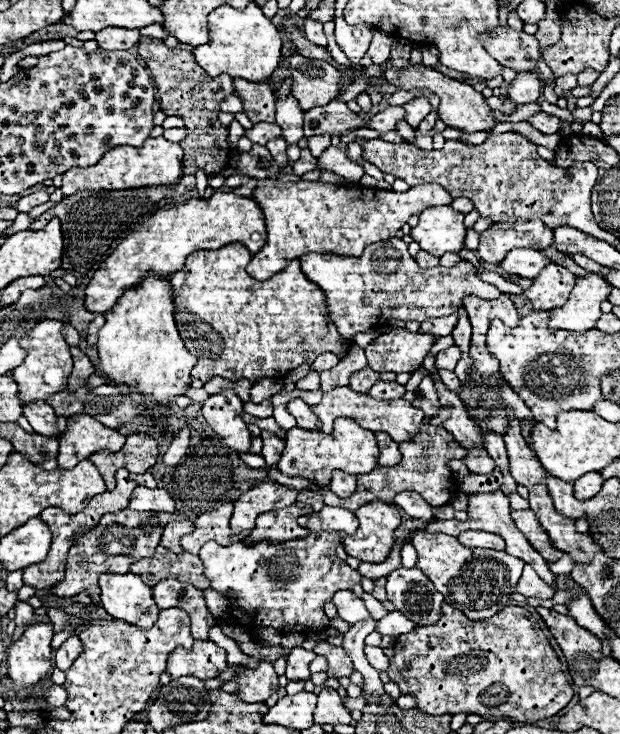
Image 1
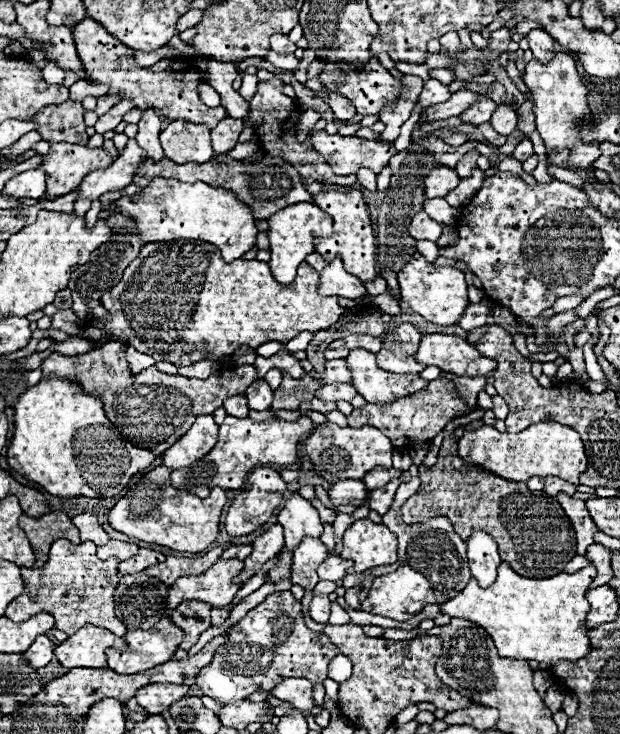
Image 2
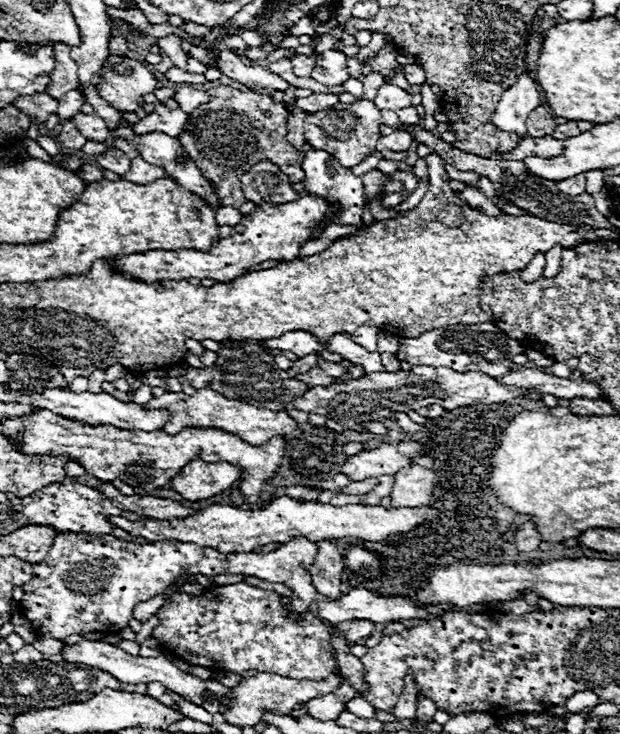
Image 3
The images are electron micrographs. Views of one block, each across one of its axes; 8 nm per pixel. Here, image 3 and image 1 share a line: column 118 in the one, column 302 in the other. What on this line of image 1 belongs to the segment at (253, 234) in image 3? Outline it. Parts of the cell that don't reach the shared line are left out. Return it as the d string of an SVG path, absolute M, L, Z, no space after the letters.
M400 238L370 244L362 256L310 252L300 256L300 266L306 278L324 290L330 318L334 320L342 338L354 338L354 334L366 332L389 320L424 322L428 318L450 316L458 312L464 296L494 300L494 296L500 294L496 286L482 282L476 268L466 260L452 268L420 268L408 254L406 242Z

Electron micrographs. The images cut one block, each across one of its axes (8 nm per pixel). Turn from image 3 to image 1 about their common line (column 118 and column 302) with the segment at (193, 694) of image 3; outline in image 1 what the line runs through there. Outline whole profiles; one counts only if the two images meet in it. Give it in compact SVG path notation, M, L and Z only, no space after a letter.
M300 646L292 648L290 656L286 658L288 660L288 666L286 666L286 678L288 680L294 680L294 682L300 682L300 680L308 680L310 678L310 670L308 670L308 664L314 660L314 652L310 650L304 650Z

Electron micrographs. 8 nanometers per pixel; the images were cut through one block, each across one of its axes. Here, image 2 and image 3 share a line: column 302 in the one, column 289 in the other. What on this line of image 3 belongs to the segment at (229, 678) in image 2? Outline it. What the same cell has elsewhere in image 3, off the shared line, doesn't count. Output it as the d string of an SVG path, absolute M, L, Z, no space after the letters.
M228 584L222 586L222 600L192 596L176 592L168 602L158 608L158 626L152 636L164 644L166 652L180 656L192 666L216 668L224 672L272 672L294 680L326 680L336 670L334 650L330 646L330 626L326 626L312 612L306 614L302 624L294 622L290 614L284 618L280 598L272 590L256 586Z

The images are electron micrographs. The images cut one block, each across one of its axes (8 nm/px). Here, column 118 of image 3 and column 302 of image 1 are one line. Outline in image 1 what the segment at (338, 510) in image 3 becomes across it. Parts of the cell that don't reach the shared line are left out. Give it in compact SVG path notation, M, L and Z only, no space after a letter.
M324 506L320 512L300 516L298 524L310 532L346 532L354 534L358 530L358 518L354 512L334 506Z

